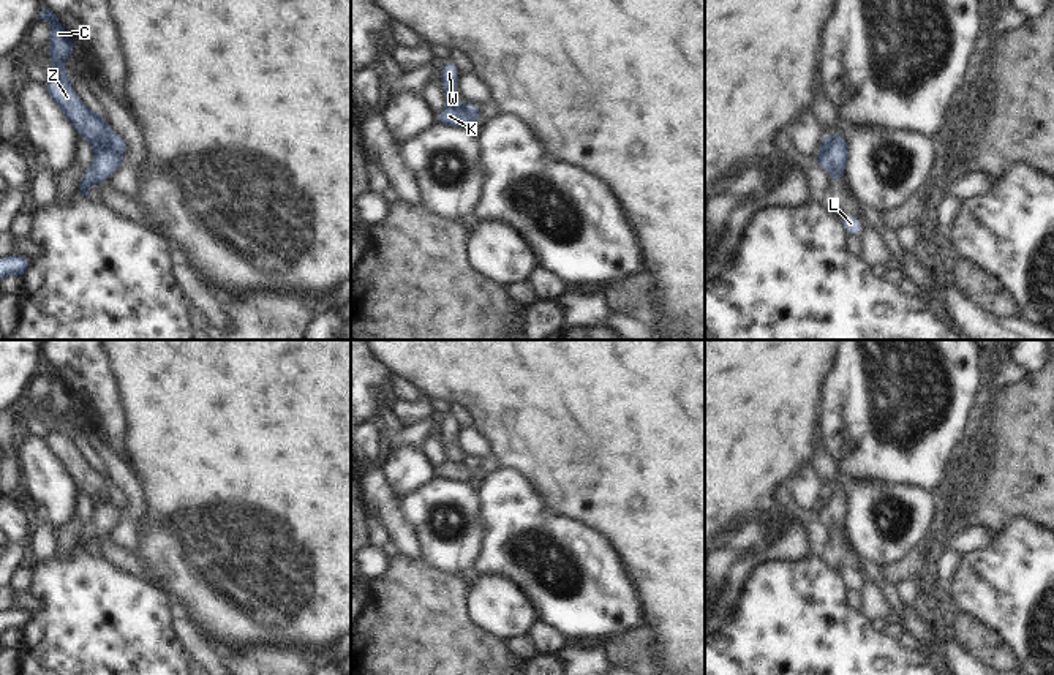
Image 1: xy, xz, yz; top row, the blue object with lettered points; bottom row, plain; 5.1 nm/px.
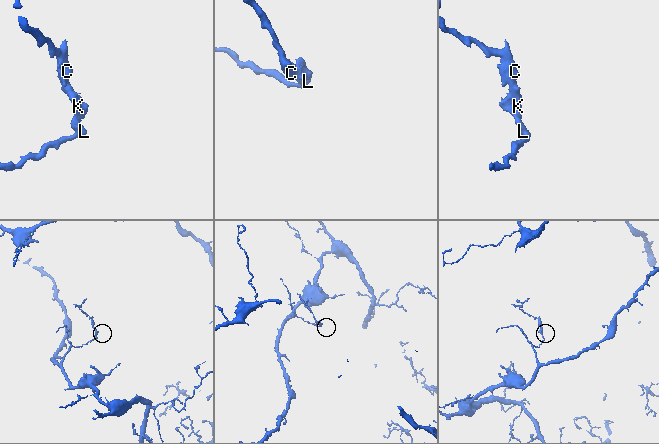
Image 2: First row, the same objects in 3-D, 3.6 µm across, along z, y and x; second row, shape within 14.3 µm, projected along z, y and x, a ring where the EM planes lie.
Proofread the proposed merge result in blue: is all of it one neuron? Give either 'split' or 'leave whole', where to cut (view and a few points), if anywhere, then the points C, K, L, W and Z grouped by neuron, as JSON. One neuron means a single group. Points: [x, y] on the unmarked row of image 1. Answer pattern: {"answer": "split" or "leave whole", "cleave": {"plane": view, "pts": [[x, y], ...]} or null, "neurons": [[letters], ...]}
{"answer": "split", "cleave": {"plane": "yz", "pts": [[833, 489], [833, 493], [817, 512]]}, "neurons": [["C", "K", "Z"], ["L", "W"]]}

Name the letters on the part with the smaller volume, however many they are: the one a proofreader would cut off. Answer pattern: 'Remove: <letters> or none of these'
Remove: C, K, Z

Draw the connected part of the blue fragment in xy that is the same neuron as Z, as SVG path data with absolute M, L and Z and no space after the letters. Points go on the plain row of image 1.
M41 362L38 373L49 376L47 413L54 420L54 427L47 430L44 438L44 446L60 462L76 487L92 500L93 514L82 528L93 530L95 537L103 539L111 526L123 520L122 511L112 501L111 481L104 476L104 468L95 468L82 458L70 438L70 428L65 425L63 416L74 406L76 398L65 379L46 362Z

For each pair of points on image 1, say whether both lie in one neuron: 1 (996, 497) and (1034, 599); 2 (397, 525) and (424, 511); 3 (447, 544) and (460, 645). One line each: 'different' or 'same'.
1: different
2: different
3: different

